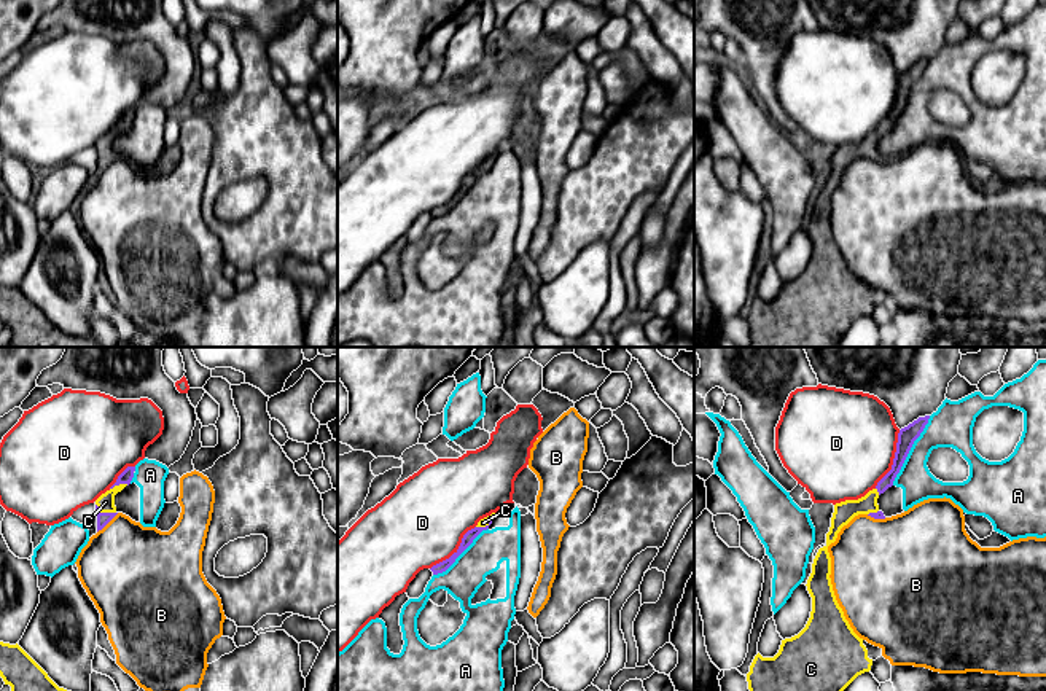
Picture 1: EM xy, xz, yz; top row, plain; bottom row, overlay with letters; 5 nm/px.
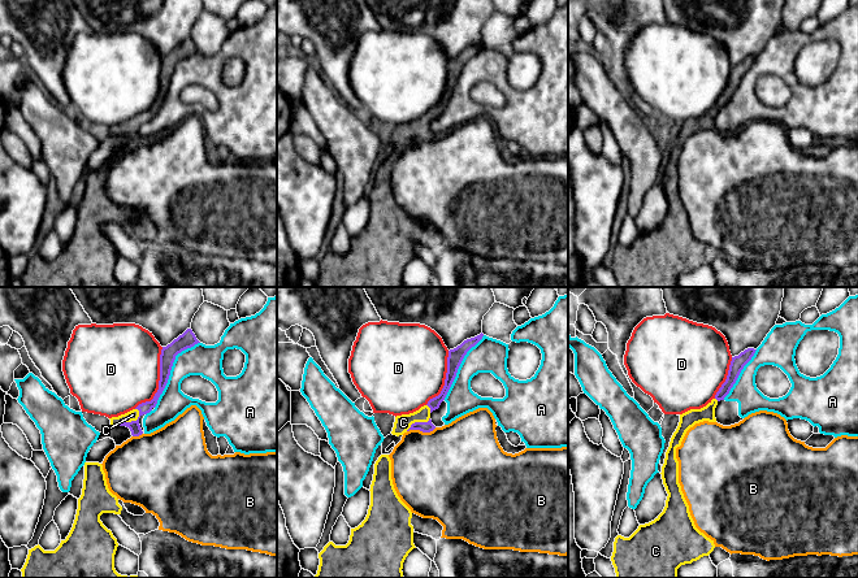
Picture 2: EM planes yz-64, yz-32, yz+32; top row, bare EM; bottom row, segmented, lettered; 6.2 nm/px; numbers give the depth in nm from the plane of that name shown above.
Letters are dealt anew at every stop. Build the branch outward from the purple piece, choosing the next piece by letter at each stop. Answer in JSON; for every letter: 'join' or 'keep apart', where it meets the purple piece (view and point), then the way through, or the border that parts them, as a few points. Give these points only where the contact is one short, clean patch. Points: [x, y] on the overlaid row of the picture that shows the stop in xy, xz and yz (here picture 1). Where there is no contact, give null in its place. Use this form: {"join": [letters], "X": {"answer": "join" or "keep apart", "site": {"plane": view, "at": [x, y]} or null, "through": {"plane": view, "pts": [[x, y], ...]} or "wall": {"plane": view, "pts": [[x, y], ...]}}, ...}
{"join": ["C"], "A": {"answer": "keep apart", "site": {"plane": "yz", "at": [909, 449]}}, "B": {"answer": "keep apart", "site": {"plane": "xy", "at": [107, 523]}, "wall": {"plane": "xy", "pts": [[118, 513], [97, 532]]}}, "C": {"answer": "join", "site": {"plane": "xy", "at": [104, 513]}, "through": {"plane": "xy", "pts": [[102, 518], [104, 513], [105, 502]]}}, "D": {"answer": "keep apart", "site": {"plane": "yz", "at": [893, 459]}}}

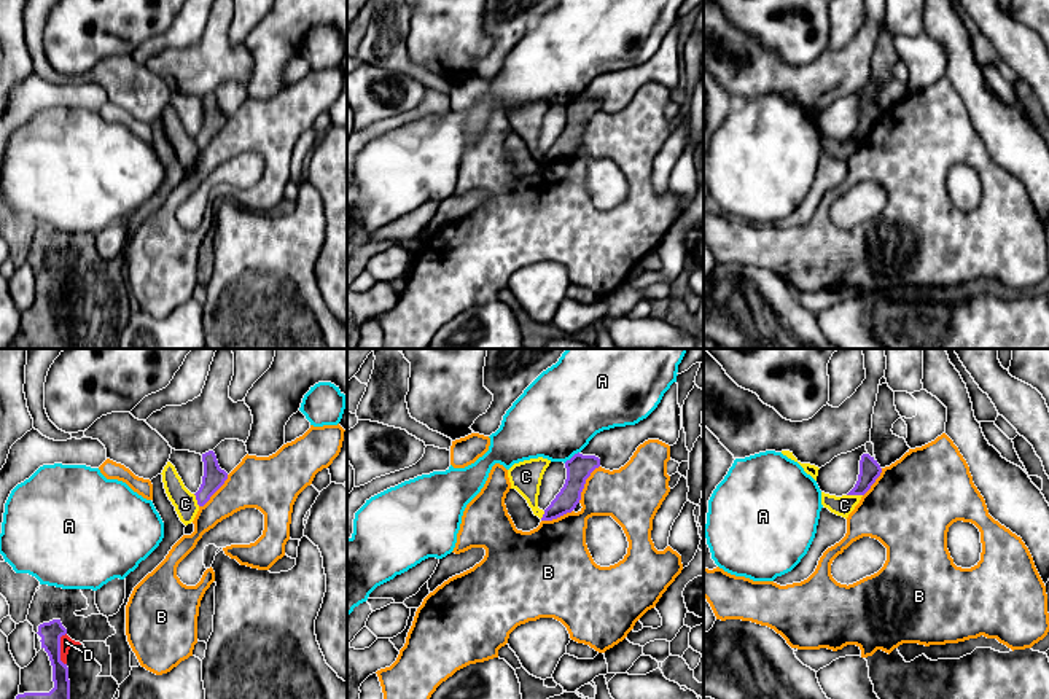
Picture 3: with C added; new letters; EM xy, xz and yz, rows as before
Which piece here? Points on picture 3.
{"join": ["D"], "A": {"answer": "keep apart", "site": {"plane": "xz", "at": [572, 457]}}, "B": {"answer": "keep apart", "site": {"plane": "xz", "at": [584, 483]}}, "C": {"answer": "keep apart", "site": {"plane": "yz", "at": [855, 494]}, "wall": {"plane": "yz", "pts": [[847, 494], [861, 495]]}}, "D": {"answer": "join", "site": {"plane": "xy", "at": [59, 648]}}}

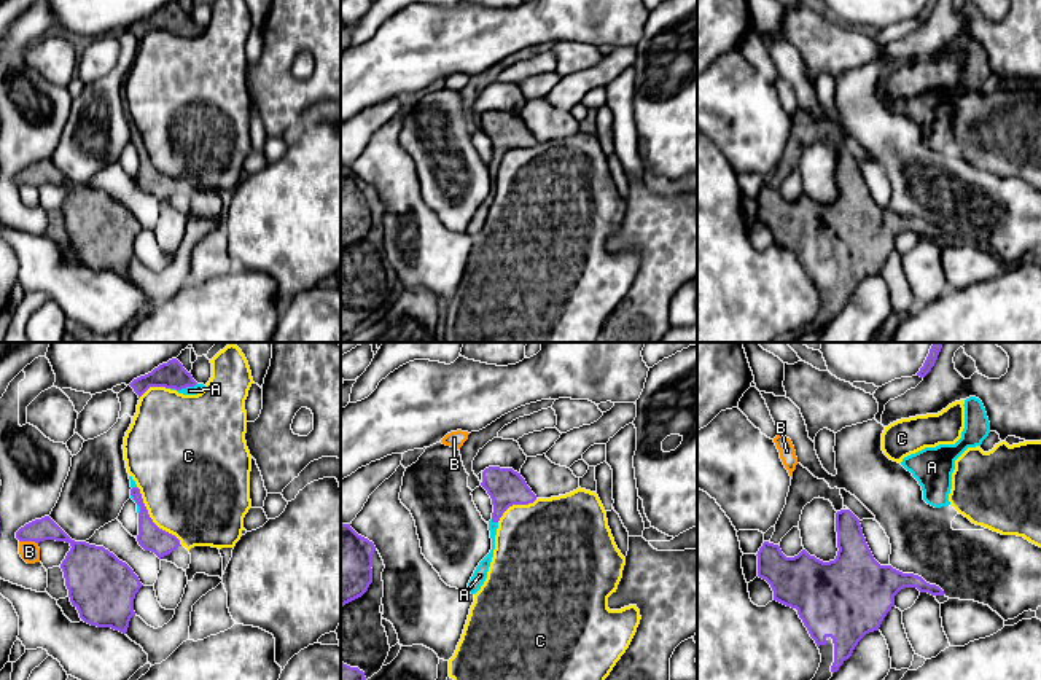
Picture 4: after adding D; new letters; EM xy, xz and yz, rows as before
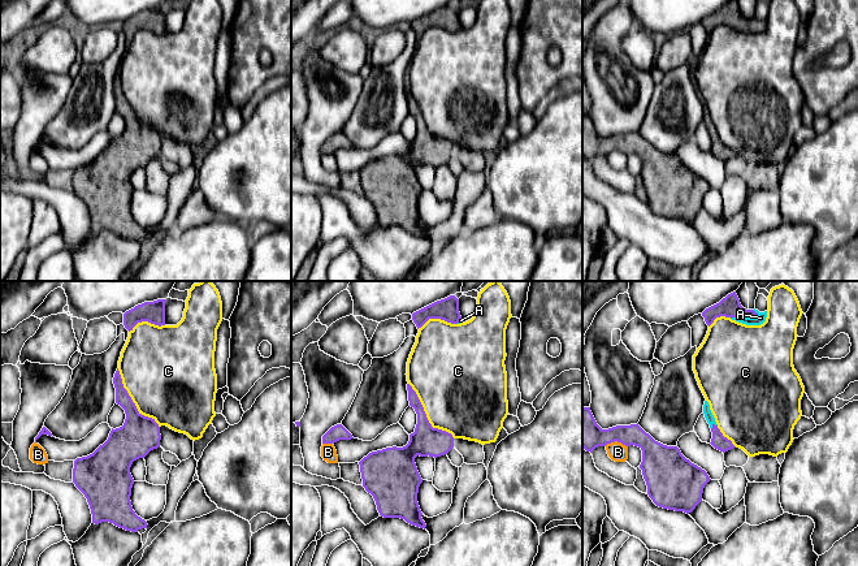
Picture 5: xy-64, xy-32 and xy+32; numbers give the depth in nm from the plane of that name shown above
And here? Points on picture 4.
{"join": ["A"], "A": {"answer": "join", "site": {"plane": "xy", "at": [183, 387]}}, "B": {"answer": "keep apart", "site": {"plane": "xy", "at": [29, 540]}}, "C": {"answer": "keep apart", "site": {"plane": "xy", "at": [152, 519]}}}

